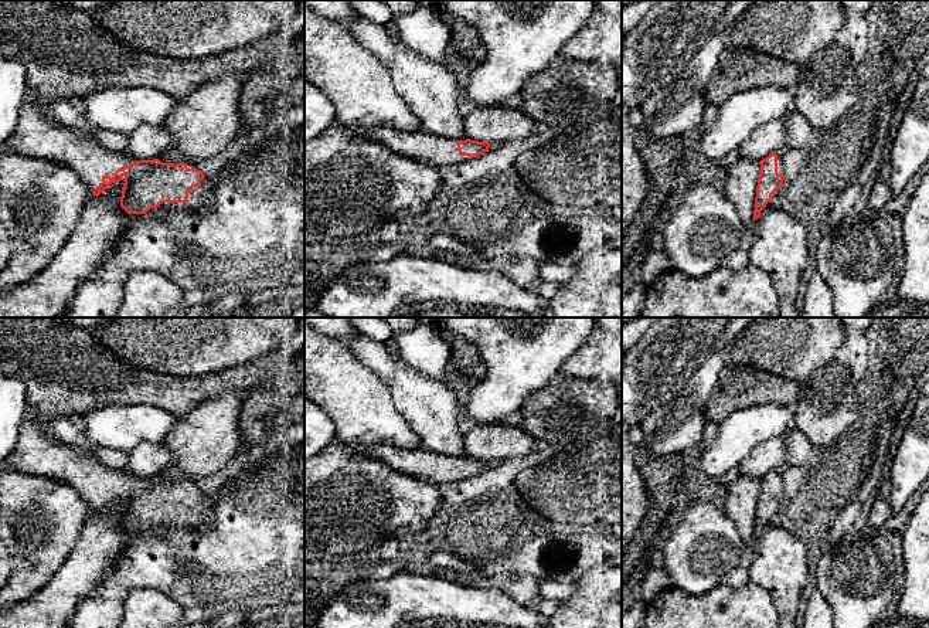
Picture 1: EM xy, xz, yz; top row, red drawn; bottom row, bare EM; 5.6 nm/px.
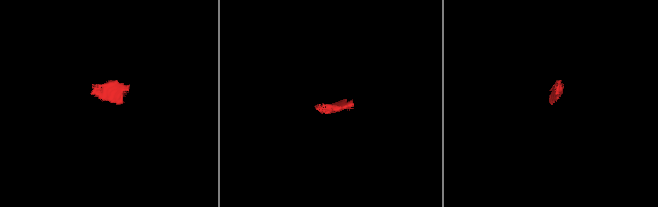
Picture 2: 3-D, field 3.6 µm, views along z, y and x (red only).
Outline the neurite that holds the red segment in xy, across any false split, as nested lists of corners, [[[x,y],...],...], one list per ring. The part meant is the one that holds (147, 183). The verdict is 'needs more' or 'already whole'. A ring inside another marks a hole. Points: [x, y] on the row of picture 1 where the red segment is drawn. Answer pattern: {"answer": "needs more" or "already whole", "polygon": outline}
{"answer": "needs more", "polygon": [[[33,102],[23,103],[17,129],[7,139],[4,149],[67,164],[96,197],[103,191],[110,191],[118,184],[122,189],[120,207],[127,214],[146,214],[161,203],[187,203],[195,210],[207,210],[214,203],[214,187],[204,179],[201,170],[188,169],[186,163],[163,163],[159,159],[139,160],[125,152],[112,152],[96,143],[86,128],[69,129],[61,123],[50,122],[45,118],[45,111]]]}

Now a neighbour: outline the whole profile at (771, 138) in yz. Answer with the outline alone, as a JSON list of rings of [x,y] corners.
[[[783,118],[763,123],[738,147],[732,159],[763,160],[770,153],[782,153],[787,147],[787,129]]]

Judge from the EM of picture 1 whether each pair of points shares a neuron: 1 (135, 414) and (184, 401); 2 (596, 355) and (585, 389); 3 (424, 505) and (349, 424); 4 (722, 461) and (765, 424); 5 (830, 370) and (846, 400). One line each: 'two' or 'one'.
1: two
2: two
3: two
4: one
5: one

